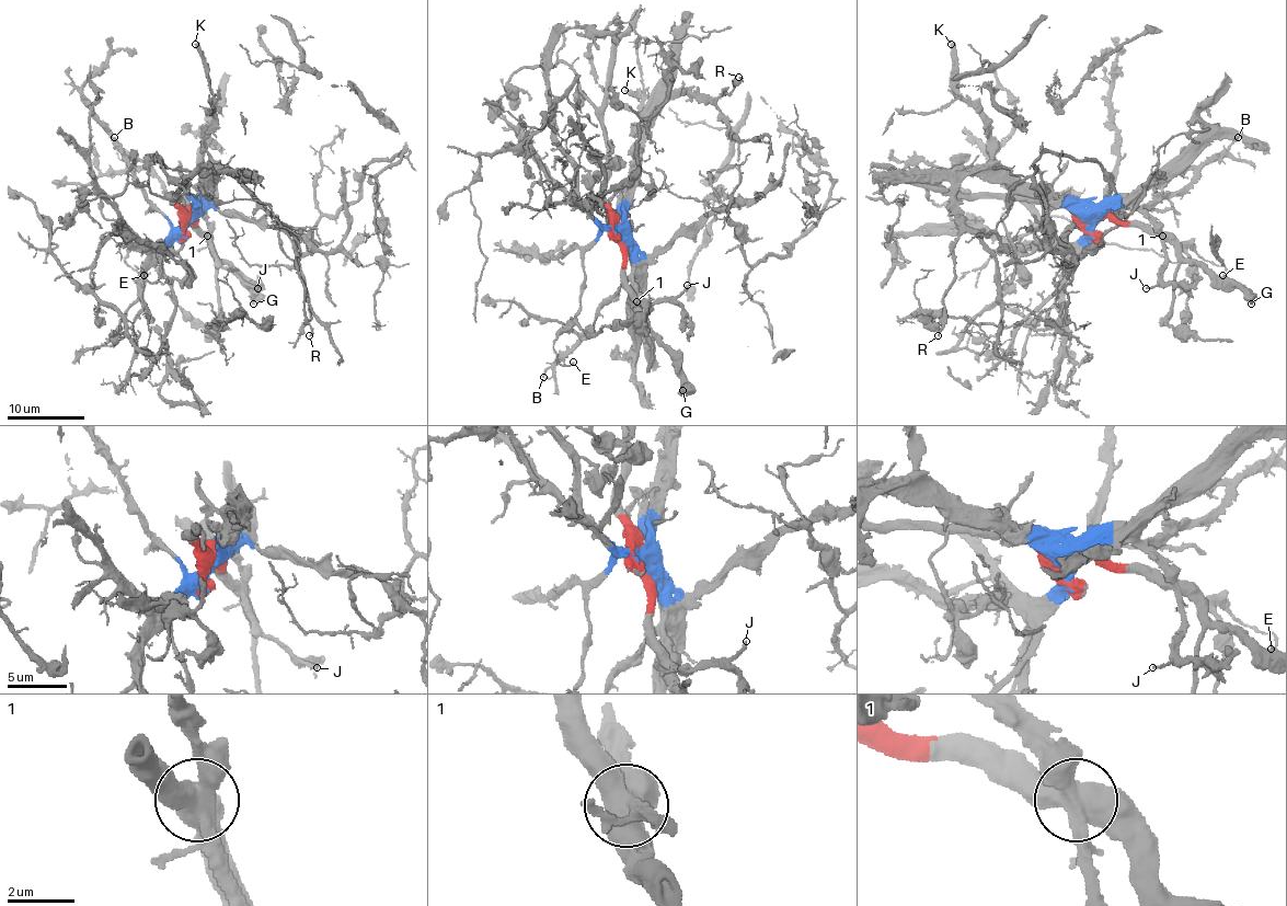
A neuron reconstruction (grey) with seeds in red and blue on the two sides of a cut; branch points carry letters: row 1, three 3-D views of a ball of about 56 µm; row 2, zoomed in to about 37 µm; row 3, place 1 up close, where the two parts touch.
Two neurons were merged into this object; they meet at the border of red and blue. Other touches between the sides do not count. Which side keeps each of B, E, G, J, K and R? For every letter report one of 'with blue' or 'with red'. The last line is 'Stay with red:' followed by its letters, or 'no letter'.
B: with blue
E: with red
G: with red
J: with blue
K: with blue
R: with blue
Stay with red: E, G

